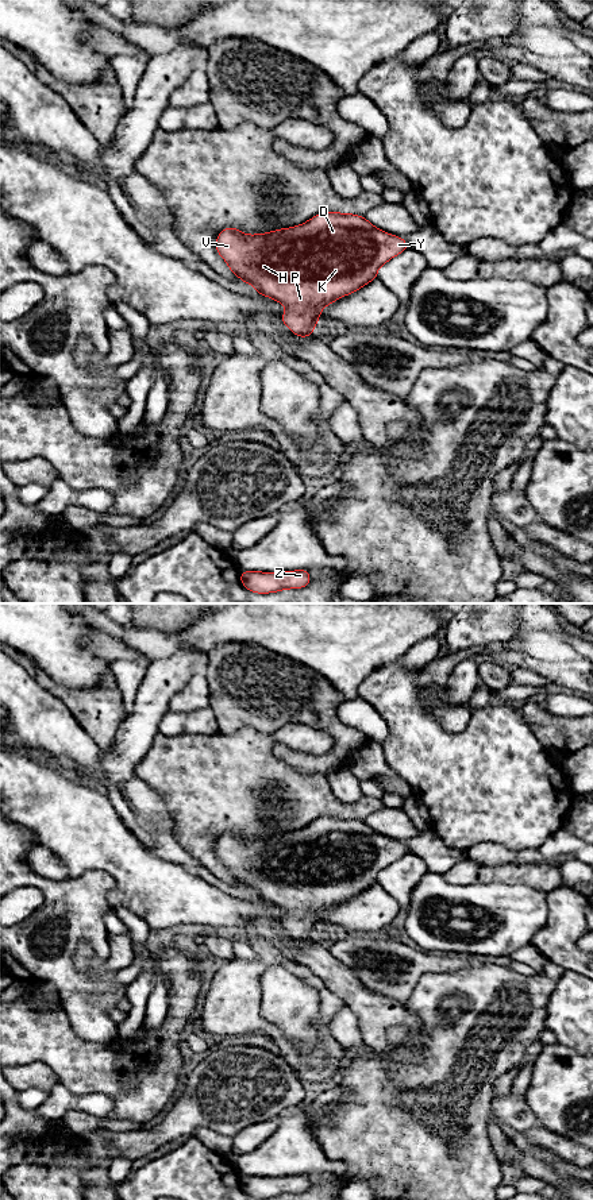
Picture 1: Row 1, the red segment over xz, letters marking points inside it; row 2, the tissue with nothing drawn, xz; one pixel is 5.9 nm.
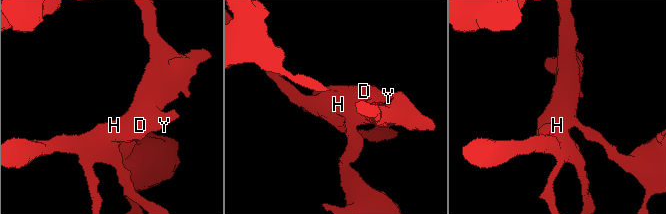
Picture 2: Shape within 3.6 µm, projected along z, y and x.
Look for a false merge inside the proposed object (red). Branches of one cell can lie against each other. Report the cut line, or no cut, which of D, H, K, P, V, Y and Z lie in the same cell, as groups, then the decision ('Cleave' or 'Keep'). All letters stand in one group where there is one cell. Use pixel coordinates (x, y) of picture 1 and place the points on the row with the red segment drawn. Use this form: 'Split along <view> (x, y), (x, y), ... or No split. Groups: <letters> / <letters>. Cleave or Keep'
No split. Groups: D H K P V Y Z. Keep

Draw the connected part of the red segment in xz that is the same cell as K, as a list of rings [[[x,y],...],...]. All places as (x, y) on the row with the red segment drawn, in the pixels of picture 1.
[[[320,212],[297,227],[266,234],[247,235],[238,228],[228,227],[216,236],[216,251],[227,262],[230,270],[240,281],[253,285],[257,293],[281,302],[286,309],[281,321],[300,337],[313,335],[324,306],[377,279],[378,269],[407,248],[409,246],[403,238],[381,231],[365,216],[339,212]]]

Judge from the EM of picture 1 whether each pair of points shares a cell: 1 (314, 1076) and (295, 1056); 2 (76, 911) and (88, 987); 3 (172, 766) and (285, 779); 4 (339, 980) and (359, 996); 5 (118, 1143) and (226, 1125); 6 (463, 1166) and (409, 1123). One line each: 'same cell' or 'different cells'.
1: same cell
2: same cell
3: same cell
4: same cell
5: same cell
6: same cell

